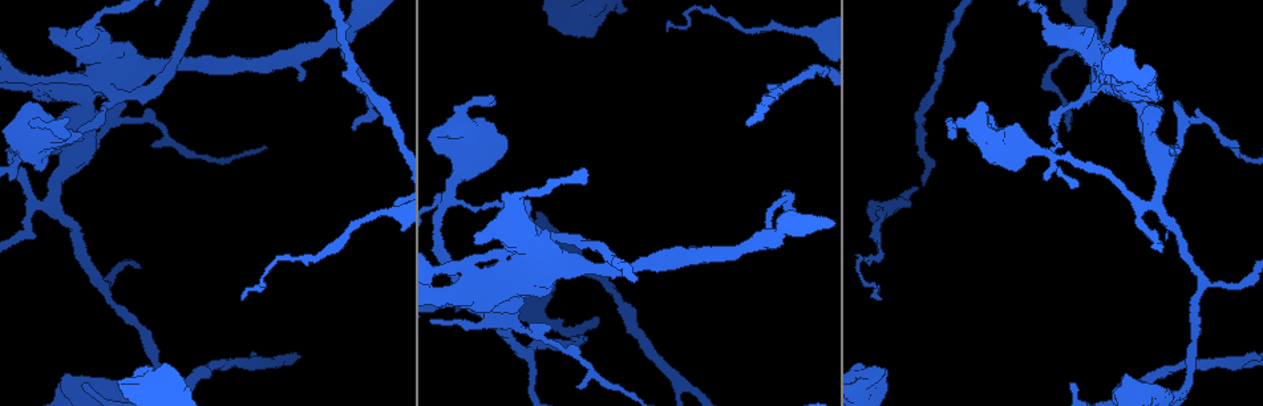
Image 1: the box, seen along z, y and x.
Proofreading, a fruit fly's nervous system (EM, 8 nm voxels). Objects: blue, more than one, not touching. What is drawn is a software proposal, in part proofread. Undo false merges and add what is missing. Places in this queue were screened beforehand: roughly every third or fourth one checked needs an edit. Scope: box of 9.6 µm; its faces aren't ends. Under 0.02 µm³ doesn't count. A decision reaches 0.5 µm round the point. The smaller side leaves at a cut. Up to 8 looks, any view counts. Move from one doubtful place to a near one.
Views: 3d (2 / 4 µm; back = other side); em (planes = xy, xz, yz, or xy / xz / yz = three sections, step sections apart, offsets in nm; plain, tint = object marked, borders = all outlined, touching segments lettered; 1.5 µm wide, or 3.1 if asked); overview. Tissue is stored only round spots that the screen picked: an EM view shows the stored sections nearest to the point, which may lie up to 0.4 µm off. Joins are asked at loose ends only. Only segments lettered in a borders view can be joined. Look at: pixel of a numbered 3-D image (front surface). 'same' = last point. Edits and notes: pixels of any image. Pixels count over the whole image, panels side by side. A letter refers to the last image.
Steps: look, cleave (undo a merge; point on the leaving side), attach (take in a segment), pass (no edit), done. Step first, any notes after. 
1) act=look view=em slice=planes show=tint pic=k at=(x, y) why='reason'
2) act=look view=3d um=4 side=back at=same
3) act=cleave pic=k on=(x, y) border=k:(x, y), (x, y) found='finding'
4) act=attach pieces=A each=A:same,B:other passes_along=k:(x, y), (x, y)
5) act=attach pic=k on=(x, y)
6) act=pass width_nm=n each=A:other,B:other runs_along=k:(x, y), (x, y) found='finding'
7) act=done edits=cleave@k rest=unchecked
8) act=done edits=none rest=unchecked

act=look view=em slice=xy step=8 show=borders pic=1 at=(1071, 382) why='an open end'

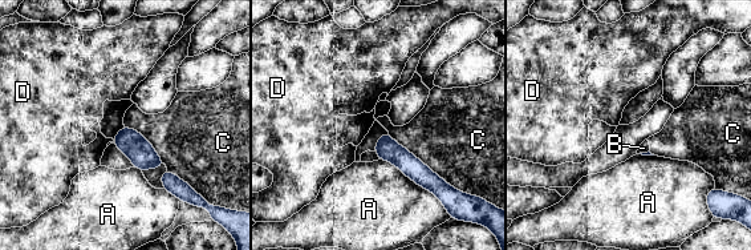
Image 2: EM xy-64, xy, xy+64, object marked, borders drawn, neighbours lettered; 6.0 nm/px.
act=look view=em slice=planes show=borders at=same

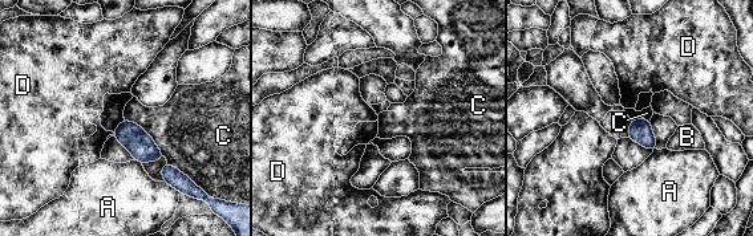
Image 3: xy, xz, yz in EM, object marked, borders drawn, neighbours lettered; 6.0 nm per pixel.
act=pass width_nm=140 each=A:other,B:other,C:other,D:other border=3:(125, 118), (136, 122), (165, 157) found='none of them fits'

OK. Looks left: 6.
act=look view=3d um=4 pic=1 at=(574, 23) why='thick turns thin'

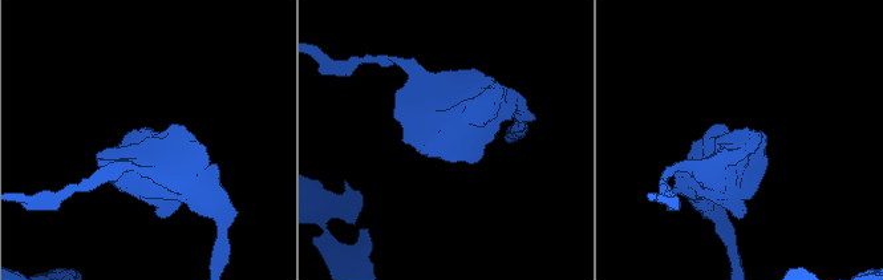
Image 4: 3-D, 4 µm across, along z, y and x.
act=look view=em slice=xy step=8 show=tint pic=4 at=(149, 146) why='now the EM'

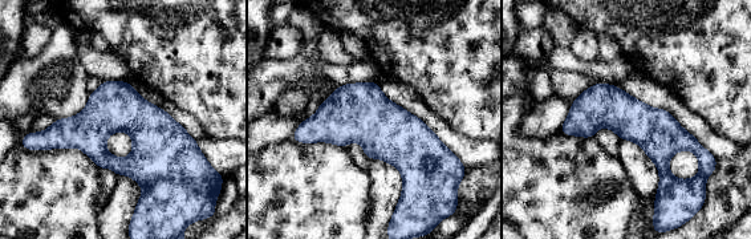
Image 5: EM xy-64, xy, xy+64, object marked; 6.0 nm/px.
act=look view=em slice=planes show=borders at=same why='cut it another way'

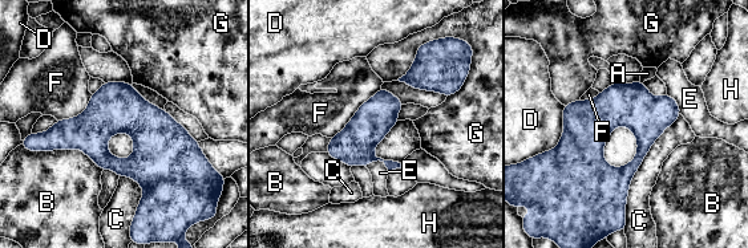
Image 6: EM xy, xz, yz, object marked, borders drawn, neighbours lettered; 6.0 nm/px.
act=pass width_nm=280 each=A:other,B:other,C:other,D:other,E:other,F:other,G:other,H:other border=6:(380, 86), (331, 138) found='continuous, no second neuron'

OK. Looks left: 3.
act=look view=em slice=planes show=tint pic=1 at=(124, 103) why='tapers out'

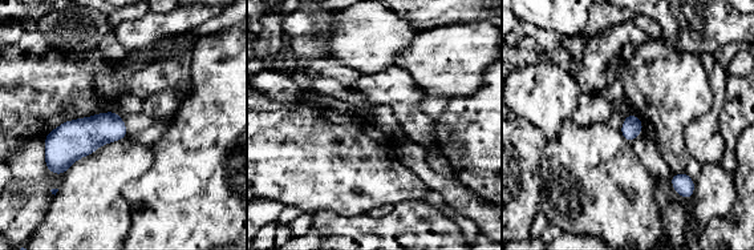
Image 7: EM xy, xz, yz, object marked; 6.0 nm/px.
act=look view=em slice=planes show=borders at=same why='see the neighbours'

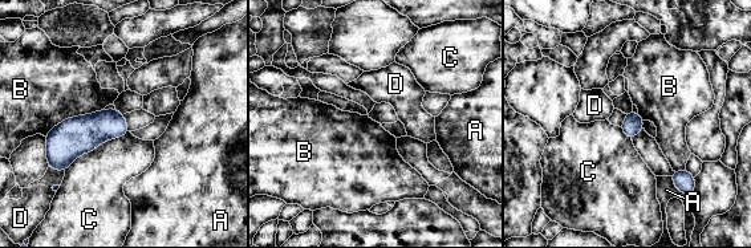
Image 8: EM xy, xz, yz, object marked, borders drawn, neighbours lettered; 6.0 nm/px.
act=pass width_nm=120 each=A:other,B:other,C:other,D:other border=8:(102, 109), (68, 117), (45, 135) found='no lettered segment goes on from it'

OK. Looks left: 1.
act=done edits=none rest=unchecked

